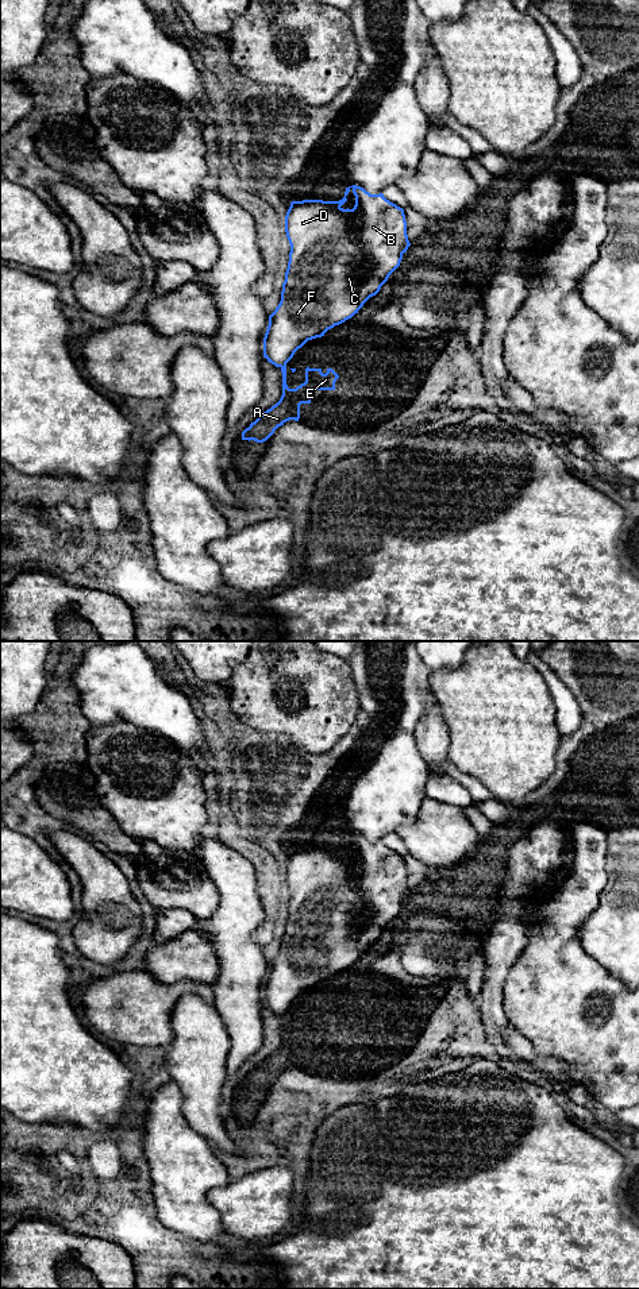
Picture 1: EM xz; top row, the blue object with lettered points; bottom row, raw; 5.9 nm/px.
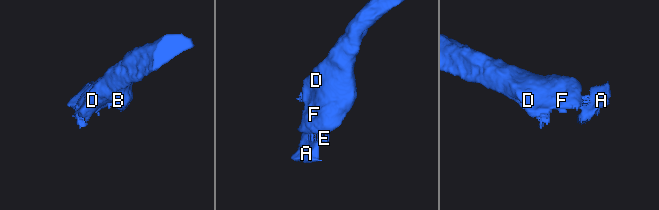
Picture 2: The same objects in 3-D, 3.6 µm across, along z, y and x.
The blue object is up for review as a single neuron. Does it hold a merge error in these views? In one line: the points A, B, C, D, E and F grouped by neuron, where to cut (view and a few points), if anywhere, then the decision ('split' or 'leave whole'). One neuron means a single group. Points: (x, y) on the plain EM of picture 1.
A E / B C D F | xz (285, 1012), (281, 1015) | split

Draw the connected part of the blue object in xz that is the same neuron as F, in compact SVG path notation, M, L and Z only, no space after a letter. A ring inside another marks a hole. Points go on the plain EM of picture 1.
M346 835L339 849L292 849L285 864L290 892L289 910L282 931L281 949L269 964L263 985L263 1006L284 1015L308 988L351 966L376 943L389 923L400 914L411 894L404 857L363 835ZM349 840L355 844L353 857L343 857Z

